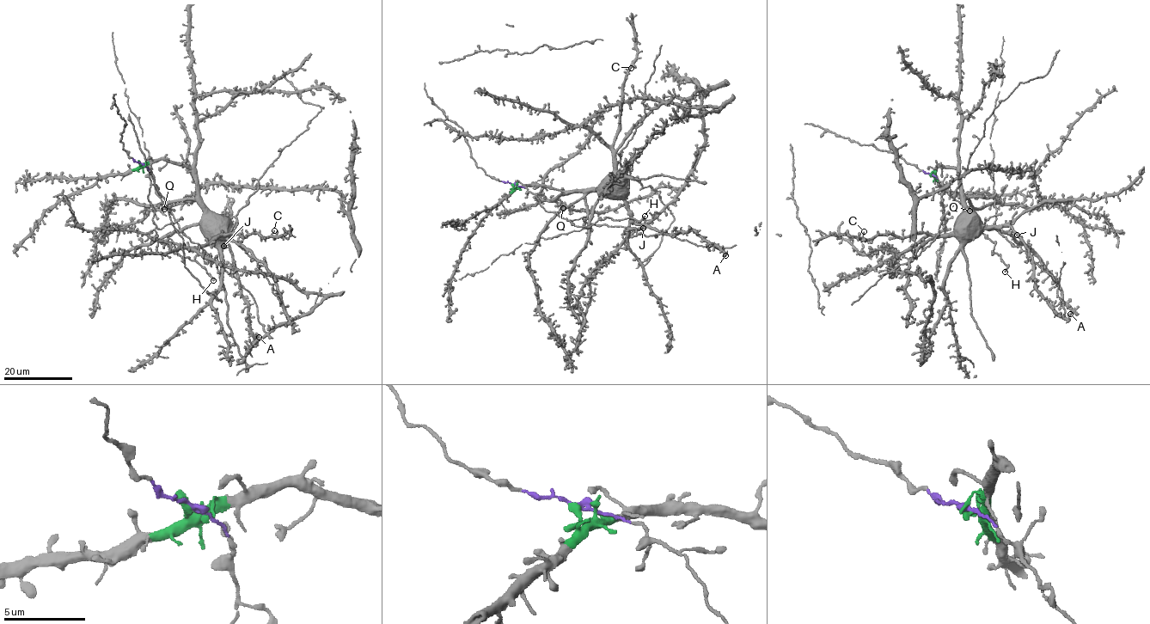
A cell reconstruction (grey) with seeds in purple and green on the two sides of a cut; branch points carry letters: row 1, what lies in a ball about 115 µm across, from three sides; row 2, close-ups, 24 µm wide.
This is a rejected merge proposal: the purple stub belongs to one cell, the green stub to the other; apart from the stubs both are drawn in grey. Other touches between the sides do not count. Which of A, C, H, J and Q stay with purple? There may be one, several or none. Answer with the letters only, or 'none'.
H

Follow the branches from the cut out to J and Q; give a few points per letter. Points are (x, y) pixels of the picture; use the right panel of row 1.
J: (930, 174), (934, 174), (941, 165), (954, 168), (961, 199), (973, 217), (983, 226), (1008, 225), (1017, 235)
Q: (930, 174), (934, 174), (938, 166), (941, 165), (957, 170), (962, 194), (968, 198), (969, 211)

